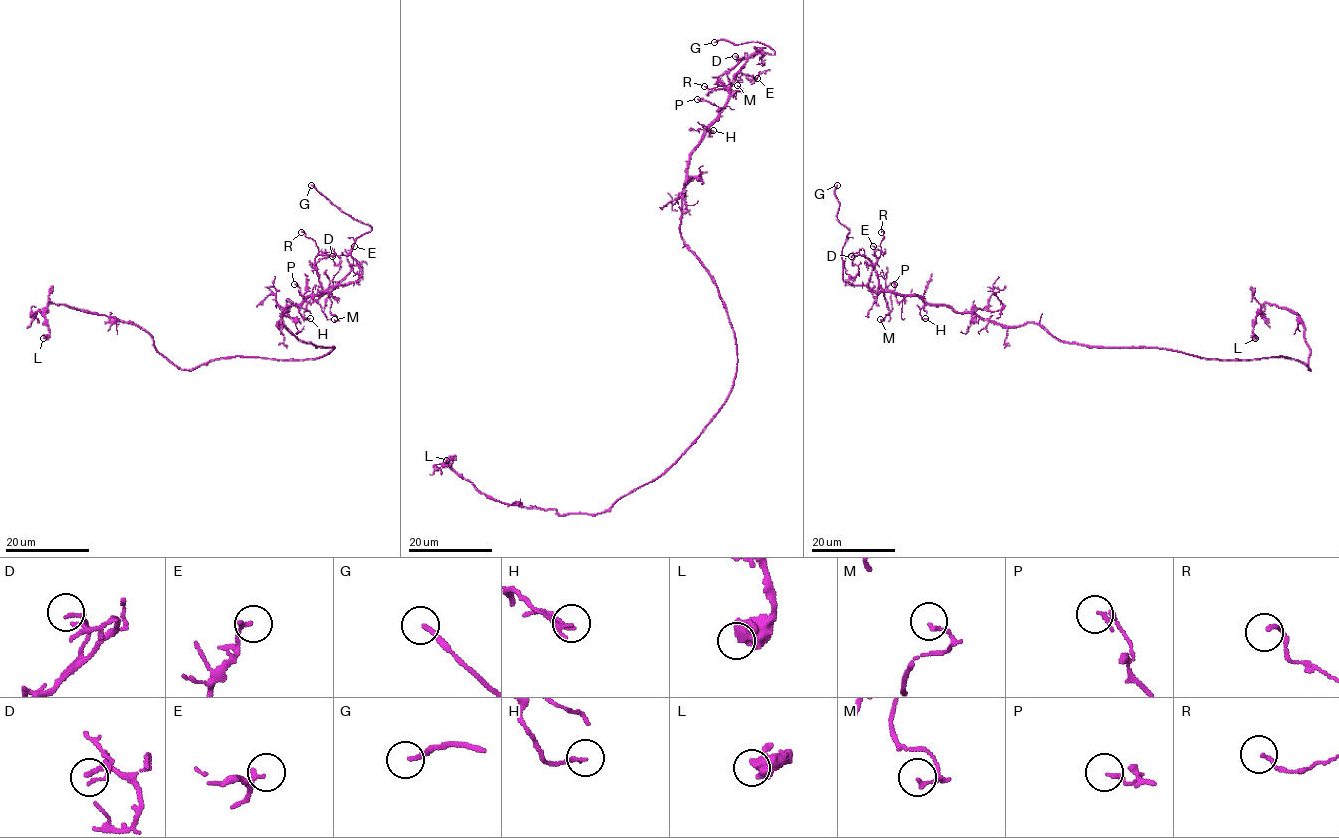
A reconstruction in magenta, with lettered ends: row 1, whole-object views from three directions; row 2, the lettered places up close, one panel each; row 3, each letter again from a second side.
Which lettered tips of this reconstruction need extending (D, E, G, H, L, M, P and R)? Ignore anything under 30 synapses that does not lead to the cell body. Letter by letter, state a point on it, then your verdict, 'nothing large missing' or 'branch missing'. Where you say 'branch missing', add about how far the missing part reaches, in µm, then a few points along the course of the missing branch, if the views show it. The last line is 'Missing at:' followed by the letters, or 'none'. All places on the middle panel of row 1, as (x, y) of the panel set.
D: at (735, 56); nothing large missing
E: at (757, 78); nothing large missing
G: at (714, 42); branch missing; about 20 µm are missing; missing branch runs (714, 42), (691, 36), (684, 39)
H: at (713, 130); nothing large missing
L: at (446, 460); nothing large missing
M: at (737, 85); nothing large missing
P: at (697, 99); nothing large missing
R: at (704, 86); nothing large missing
Missing at: G

